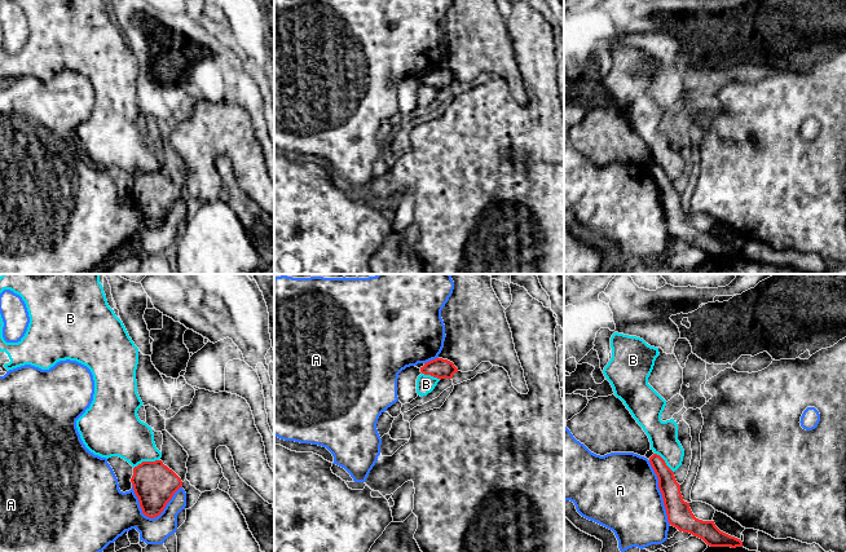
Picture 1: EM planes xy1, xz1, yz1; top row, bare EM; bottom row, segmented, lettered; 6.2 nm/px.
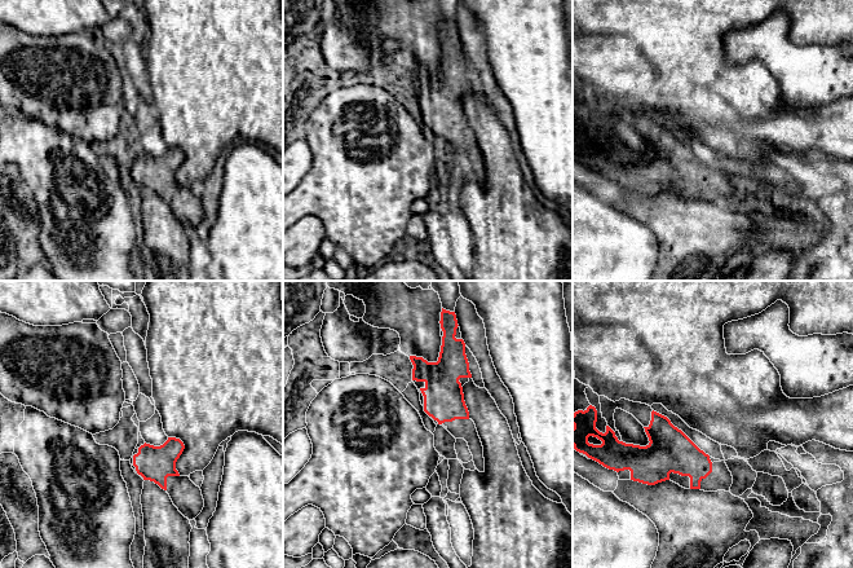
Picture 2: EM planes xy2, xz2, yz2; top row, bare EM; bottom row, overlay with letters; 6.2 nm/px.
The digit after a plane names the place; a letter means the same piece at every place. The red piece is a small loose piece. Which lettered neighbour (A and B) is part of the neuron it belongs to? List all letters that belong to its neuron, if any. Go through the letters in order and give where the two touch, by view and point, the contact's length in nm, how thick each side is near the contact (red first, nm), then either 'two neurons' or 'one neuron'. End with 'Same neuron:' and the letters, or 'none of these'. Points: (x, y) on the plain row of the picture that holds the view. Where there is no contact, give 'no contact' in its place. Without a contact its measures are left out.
A: contact xy1 (150, 228); length 320 nm; calibres 260 and 300 nm; two neurons
B: contact xy1 (145, 172); length 170 nm; calibres 260 and 300 nm; two neurons
Same neuron: none of these

